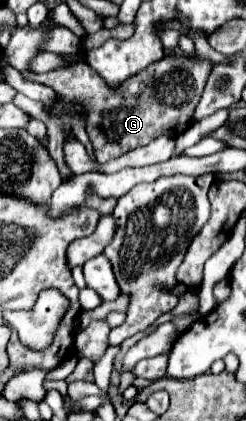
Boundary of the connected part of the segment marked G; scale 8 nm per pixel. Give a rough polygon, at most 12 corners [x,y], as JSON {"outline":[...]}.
{"outline":[[72,54],[36,74],[78,100],[98,162],[182,134],[210,60],[166,54],[118,88]]}

